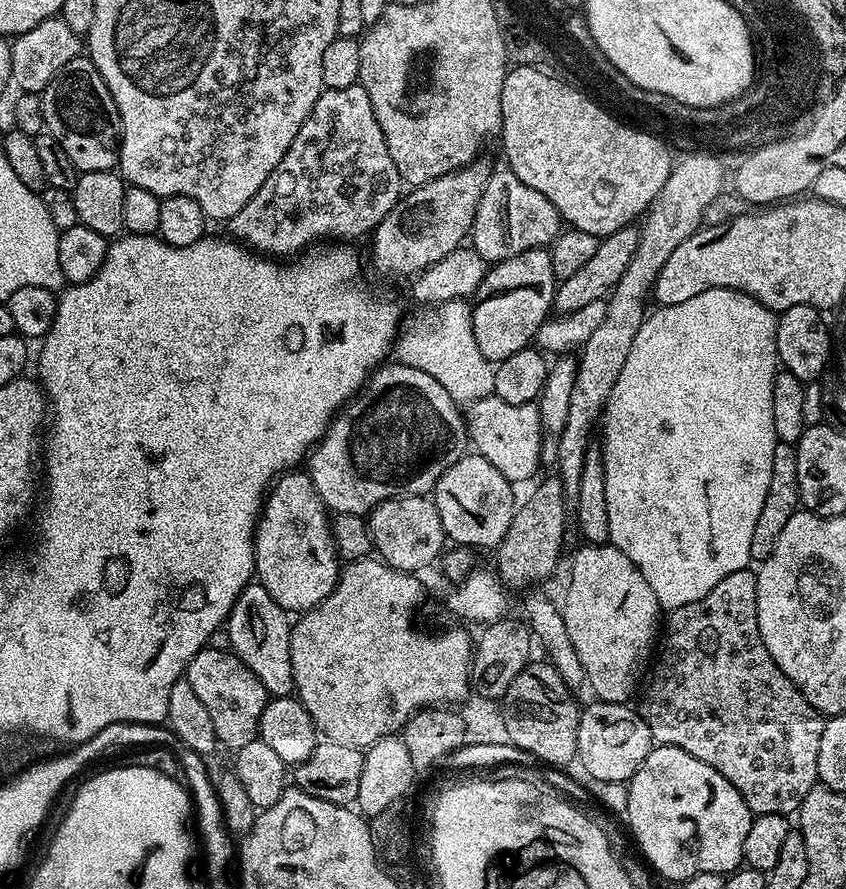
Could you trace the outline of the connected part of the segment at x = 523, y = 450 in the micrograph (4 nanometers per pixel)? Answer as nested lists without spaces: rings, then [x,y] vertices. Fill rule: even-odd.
[[[485,394],[467,405],[466,427],[471,447],[510,482],[528,480],[535,472],[541,471],[542,422],[539,403],[515,404],[494,394]]]

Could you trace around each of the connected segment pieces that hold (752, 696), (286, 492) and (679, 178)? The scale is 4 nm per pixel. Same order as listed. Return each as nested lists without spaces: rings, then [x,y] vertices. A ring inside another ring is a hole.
[[[751,567],[742,570],[734,570],[734,574],[726,574],[706,598],[698,602],[690,602],[681,608],[671,609],[666,620],[666,631],[663,633],[664,645],[659,645],[658,655],[655,657],[656,670],[652,676],[652,682],[644,692],[644,697],[638,703],[640,717],[650,726],[650,734],[657,745],[678,746],[678,750],[686,750],[686,754],[694,754],[698,762],[706,762],[706,766],[714,766],[738,794],[746,802],[746,806],[756,816],[762,814],[778,814],[791,817],[799,813],[806,794],[810,794],[812,788],[817,787],[816,771],[818,770],[818,746],[822,746],[822,730],[825,717],[796,689],[794,682],[784,671],[770,658],[770,650],[766,650],[766,642],[762,642],[762,634],[758,630],[758,606],[756,605],[756,572]]]
[[[289,470],[276,477],[256,521],[255,542],[255,579],[289,614],[317,608],[340,581],[342,561],[334,546],[330,512],[307,471]]]
[[[692,152],[673,163],[666,186],[662,186],[658,198],[654,198],[644,213],[639,225],[638,250],[634,250],[634,258],[630,258],[626,274],[622,274],[607,297],[606,318],[602,318],[602,326],[590,334],[578,352],[574,391],[570,393],[570,414],[566,414],[566,430],[562,430],[562,438],[558,438],[558,462],[555,466],[560,481],[564,483],[565,501],[576,499],[578,482],[582,482],[584,456],[592,442],[592,427],[595,424],[597,427],[614,390],[614,382],[618,382],[618,374],[622,374],[622,366],[626,366],[626,354],[630,354],[630,346],[634,346],[634,338],[646,315],[644,303],[650,300],[658,274],[662,274],[662,266],[666,266],[670,254],[674,254],[686,238],[702,227],[705,223],[704,211],[723,188],[723,162],[708,152]]]

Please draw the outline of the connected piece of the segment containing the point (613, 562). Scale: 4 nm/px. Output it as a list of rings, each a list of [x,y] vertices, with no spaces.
[[[610,542],[583,546],[572,560],[564,604],[562,600],[566,630],[578,658],[582,658],[587,687],[596,691],[595,699],[605,704],[628,704],[644,672],[644,661],[653,655],[652,639],[661,631],[662,609],[650,582],[622,550]]]

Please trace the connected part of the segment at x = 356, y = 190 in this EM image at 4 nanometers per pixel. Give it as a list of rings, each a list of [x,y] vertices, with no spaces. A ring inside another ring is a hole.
[[[357,82],[342,90],[325,88],[321,92],[318,102],[314,102],[314,110],[310,110],[306,122],[302,122],[302,130],[298,130],[298,138],[294,138],[294,142],[290,142],[290,150],[286,150],[282,162],[278,162],[278,166],[270,174],[270,178],[266,178],[266,182],[262,182],[262,190],[258,190],[258,194],[254,194],[254,198],[250,198],[250,202],[246,202],[246,206],[242,206],[242,210],[238,210],[238,214],[234,214],[234,218],[227,221],[226,228],[232,231],[229,232],[231,239],[243,244],[246,248],[251,248],[254,252],[269,258],[292,258],[311,249],[317,242],[323,241],[320,240],[323,236],[336,236],[332,238],[343,238],[348,242],[356,242],[352,240],[358,239],[359,236],[367,237],[379,226],[382,218],[386,218],[390,214],[392,207],[400,203],[402,199],[400,188],[402,189],[400,172],[394,166],[394,158],[390,158],[390,150],[386,146],[382,126],[378,126],[378,118],[374,118],[374,106],[370,106],[370,98],[364,87]]]

